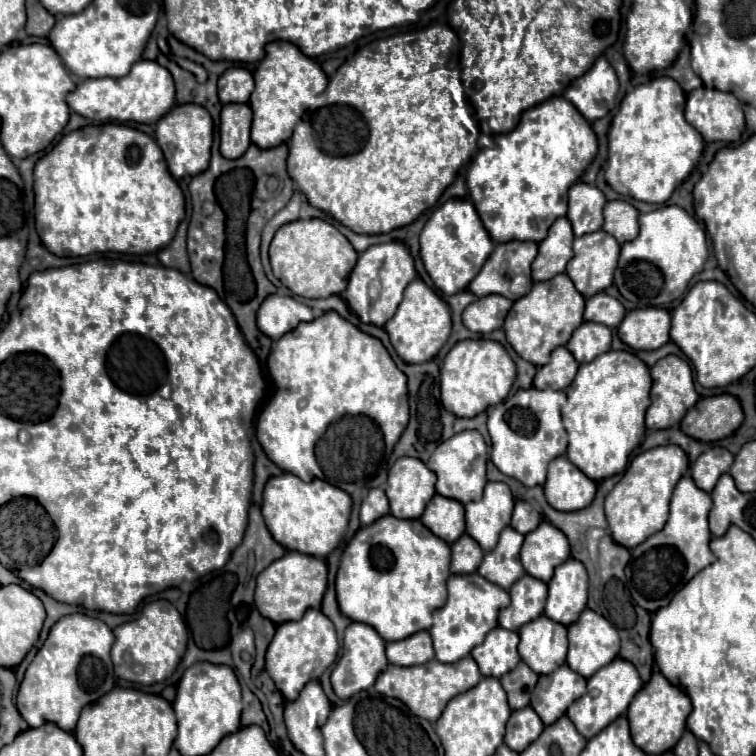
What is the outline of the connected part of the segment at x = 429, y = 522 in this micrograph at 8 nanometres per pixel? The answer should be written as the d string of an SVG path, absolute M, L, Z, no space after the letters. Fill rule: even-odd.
M434 495L430 503L426 505L426 511L420 517L420 521L430 531L434 531L434 535L438 535L450 545L466 529L464 527L464 505L458 503L456 499Z

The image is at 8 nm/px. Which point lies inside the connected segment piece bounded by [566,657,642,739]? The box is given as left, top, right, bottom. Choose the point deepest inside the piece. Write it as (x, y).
(610, 690)

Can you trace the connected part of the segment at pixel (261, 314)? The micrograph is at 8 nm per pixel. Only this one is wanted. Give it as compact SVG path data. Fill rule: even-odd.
M268 295L258 309L258 329L272 341L292 331L302 321L312 321L312 309L288 295Z

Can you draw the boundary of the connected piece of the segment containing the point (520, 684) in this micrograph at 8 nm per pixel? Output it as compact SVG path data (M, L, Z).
M520 661L512 671L500 677L500 683L508 693L508 703L512 709L522 709L530 703L530 693L536 681L538 681L538 675L524 661Z

